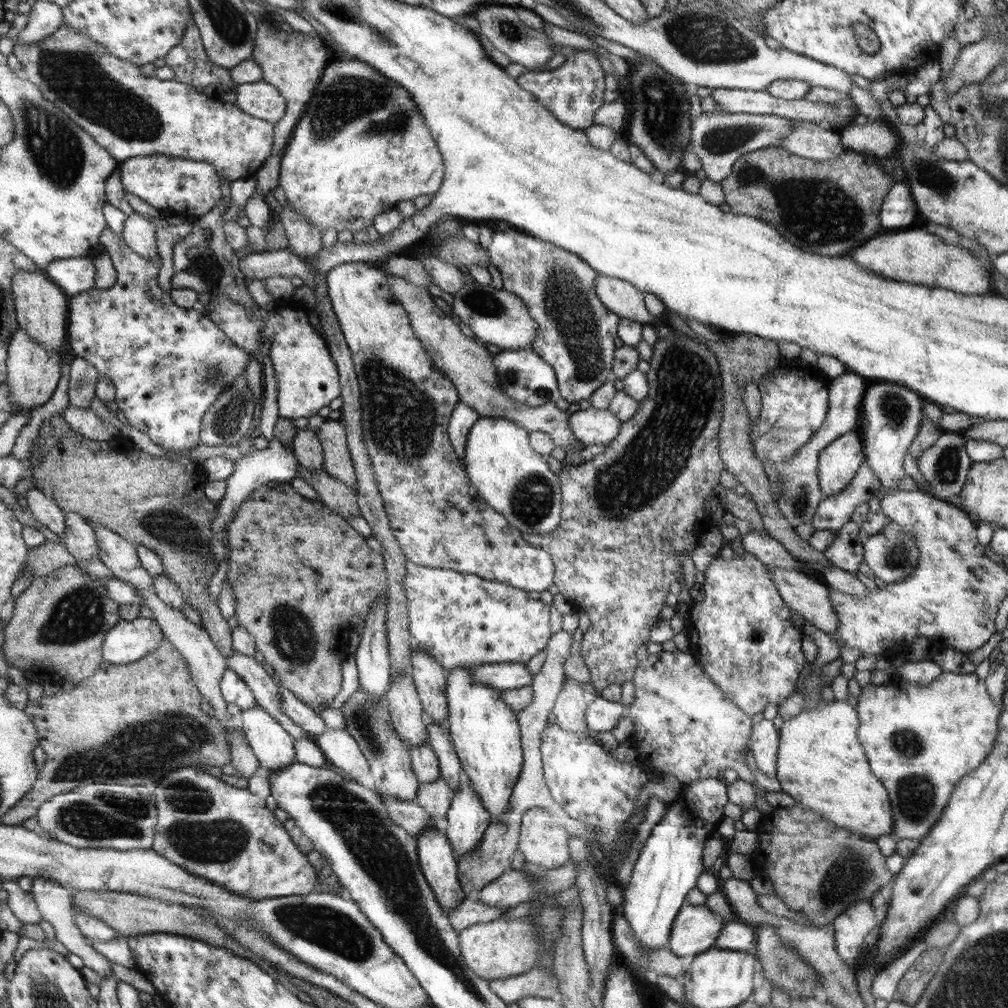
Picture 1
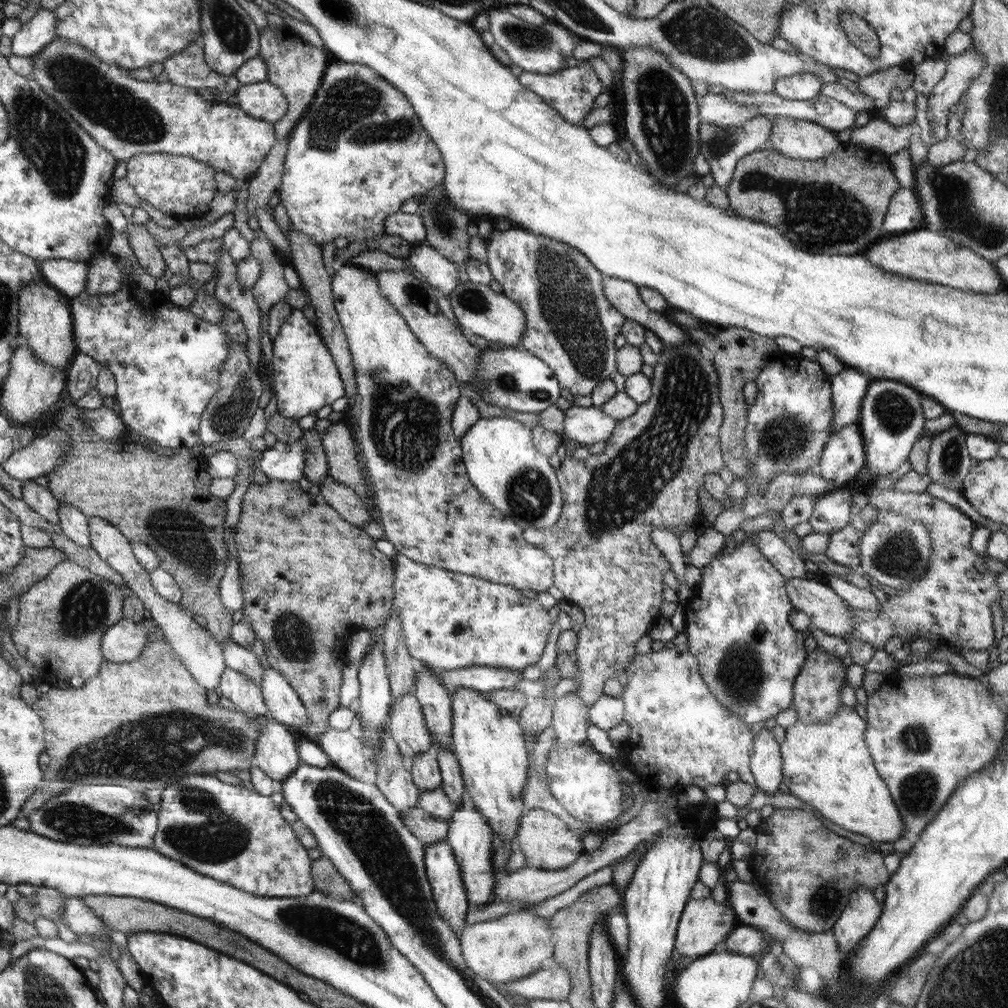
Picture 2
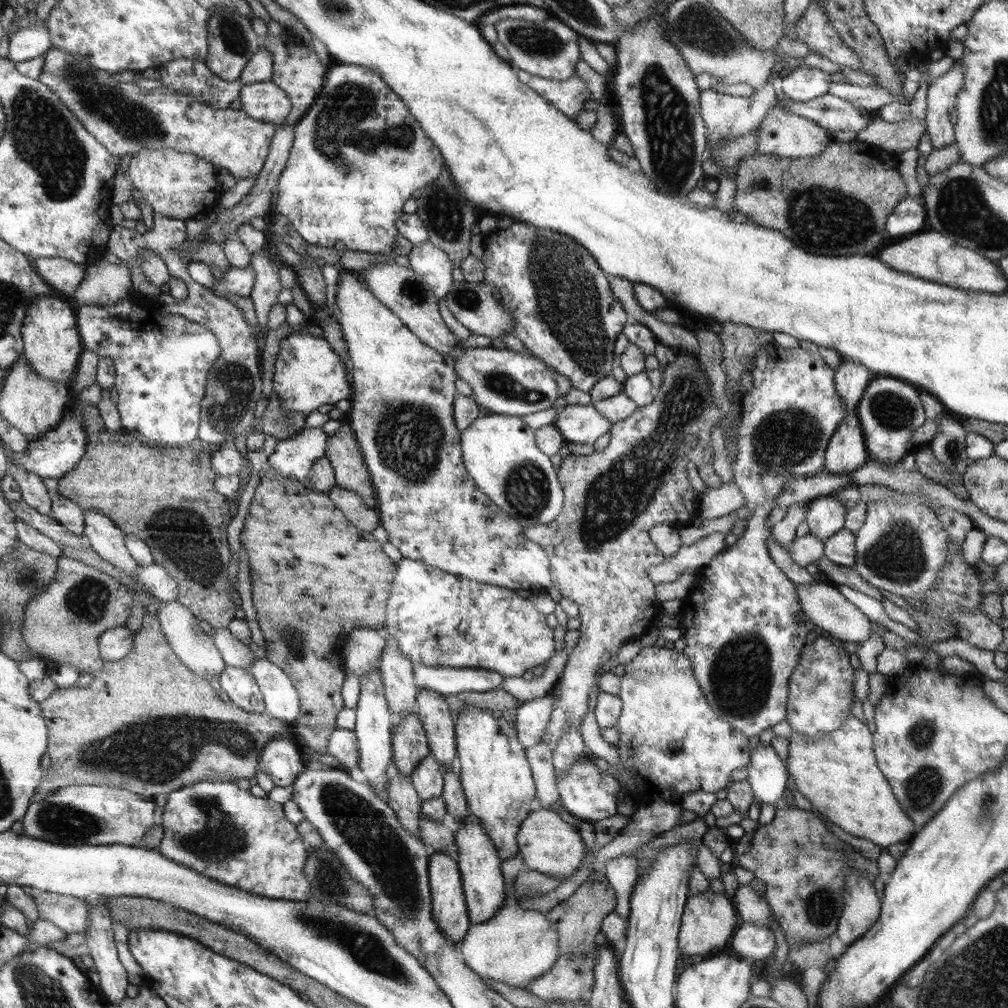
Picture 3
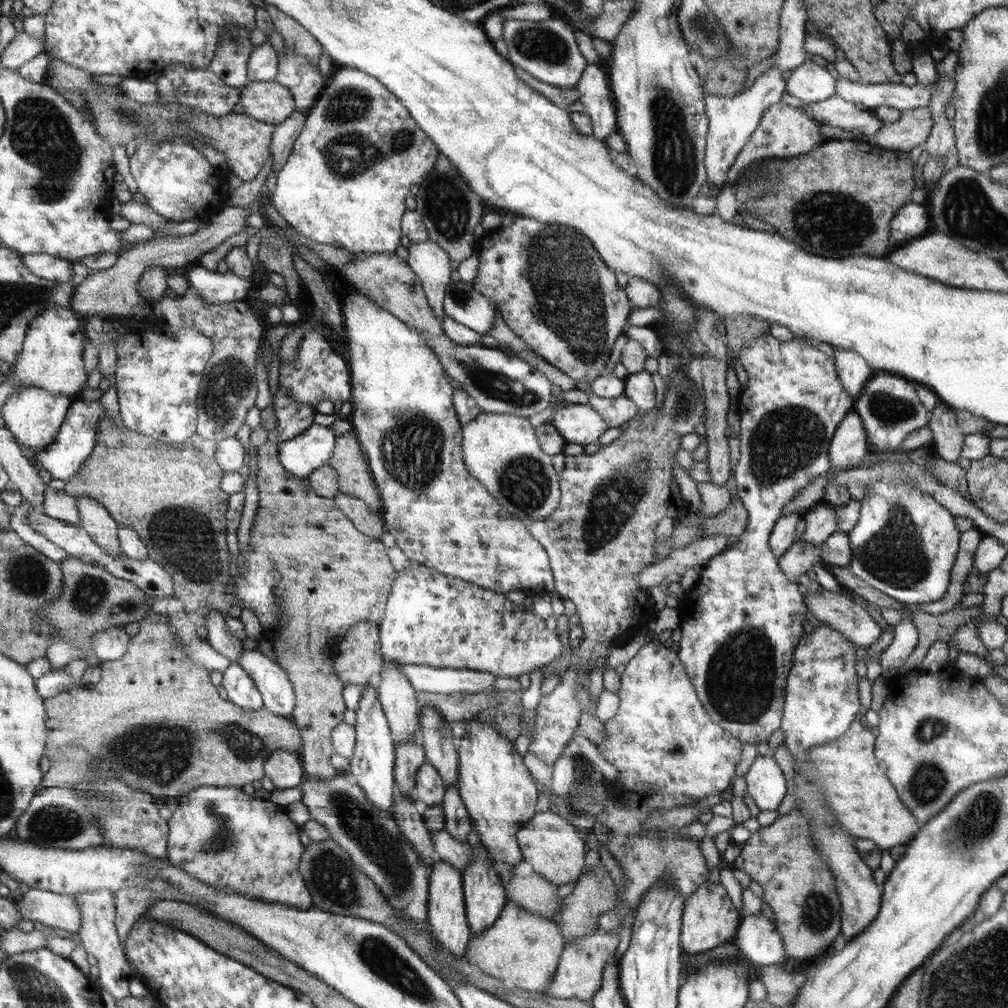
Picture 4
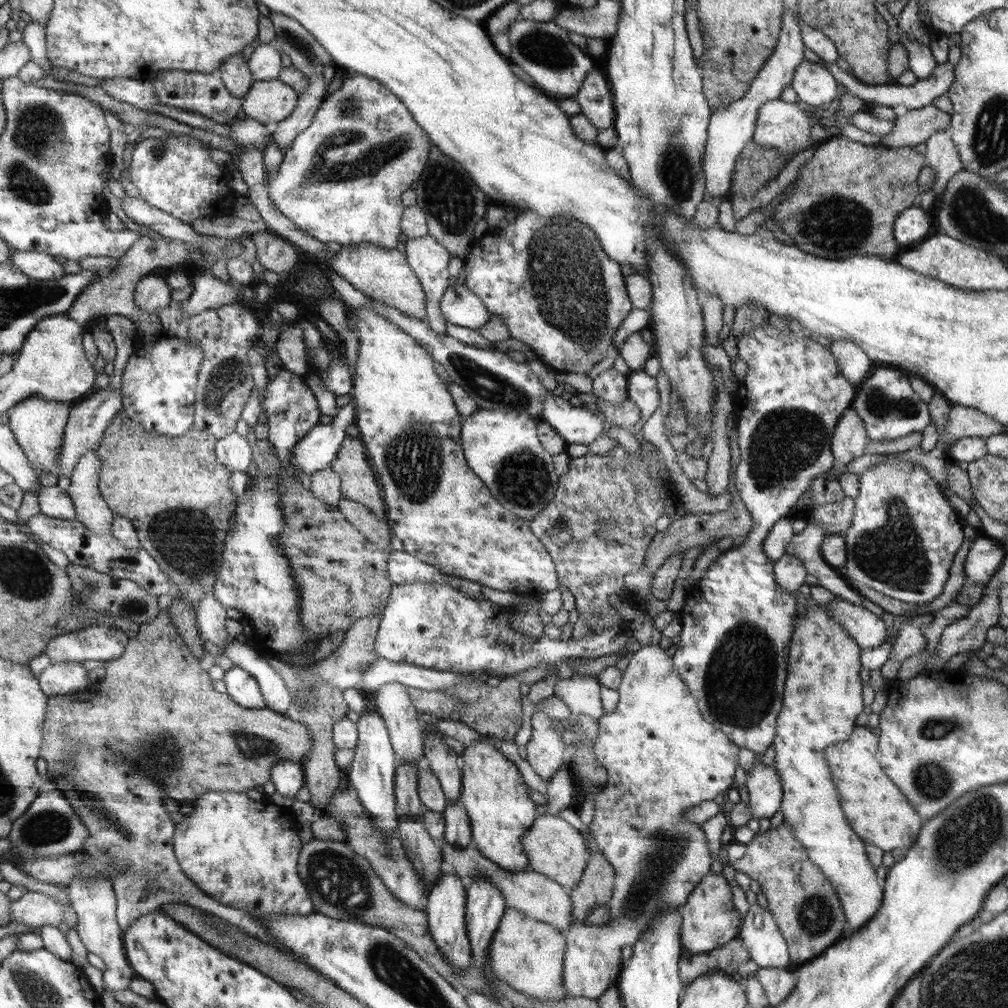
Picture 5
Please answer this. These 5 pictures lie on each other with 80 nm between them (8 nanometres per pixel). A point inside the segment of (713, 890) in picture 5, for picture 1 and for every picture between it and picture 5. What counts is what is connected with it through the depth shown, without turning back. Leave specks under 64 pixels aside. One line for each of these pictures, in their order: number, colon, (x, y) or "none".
1: (696, 929)
2: (705, 923)
3: (710, 919)
4: (710, 919)

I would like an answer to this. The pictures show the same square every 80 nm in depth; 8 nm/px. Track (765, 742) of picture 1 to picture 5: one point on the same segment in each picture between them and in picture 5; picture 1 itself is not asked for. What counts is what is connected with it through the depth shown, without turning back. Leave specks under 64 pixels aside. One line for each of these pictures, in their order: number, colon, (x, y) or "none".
2: (765, 758)
3: (767, 775)
4: (766, 783)
5: (763, 783)

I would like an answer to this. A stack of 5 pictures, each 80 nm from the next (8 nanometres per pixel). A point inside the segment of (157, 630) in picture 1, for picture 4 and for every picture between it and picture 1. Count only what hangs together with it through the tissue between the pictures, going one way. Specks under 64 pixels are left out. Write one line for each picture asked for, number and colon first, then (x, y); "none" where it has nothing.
2: (124, 641)
3: (116, 643)
4: (111, 644)

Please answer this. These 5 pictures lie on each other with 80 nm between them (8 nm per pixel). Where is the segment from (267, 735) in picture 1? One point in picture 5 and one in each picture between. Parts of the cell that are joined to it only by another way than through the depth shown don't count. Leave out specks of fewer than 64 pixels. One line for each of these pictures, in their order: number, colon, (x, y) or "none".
2: (276, 754)
3: (282, 760)
4: (284, 768)
5: (288, 777)

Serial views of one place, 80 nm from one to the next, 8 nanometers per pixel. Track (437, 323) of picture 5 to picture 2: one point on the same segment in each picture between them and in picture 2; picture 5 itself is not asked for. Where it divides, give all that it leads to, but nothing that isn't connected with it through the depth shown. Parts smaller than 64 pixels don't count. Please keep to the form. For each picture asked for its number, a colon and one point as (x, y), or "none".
2: (439, 272)
3: (435, 266)
4: (431, 262)

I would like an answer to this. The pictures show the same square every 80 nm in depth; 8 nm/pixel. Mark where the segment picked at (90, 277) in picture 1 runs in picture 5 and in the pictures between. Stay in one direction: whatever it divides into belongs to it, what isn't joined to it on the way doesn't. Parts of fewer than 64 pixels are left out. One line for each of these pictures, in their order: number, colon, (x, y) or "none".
2: (70, 277)
3: (66, 276)
4: (51, 268)
5: (41, 266)

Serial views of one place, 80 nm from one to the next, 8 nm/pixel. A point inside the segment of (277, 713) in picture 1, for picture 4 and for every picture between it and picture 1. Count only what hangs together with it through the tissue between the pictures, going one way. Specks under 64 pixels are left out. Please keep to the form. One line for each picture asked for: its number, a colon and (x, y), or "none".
2: (243, 660)
3: (234, 653)
4: (219, 636)

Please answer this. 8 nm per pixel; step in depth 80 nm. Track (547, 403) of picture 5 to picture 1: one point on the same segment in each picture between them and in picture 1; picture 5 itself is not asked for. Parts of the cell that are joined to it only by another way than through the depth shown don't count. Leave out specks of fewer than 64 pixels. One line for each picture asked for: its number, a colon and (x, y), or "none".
1: (592, 426)
2: (587, 426)
3: (583, 424)
4: (578, 423)

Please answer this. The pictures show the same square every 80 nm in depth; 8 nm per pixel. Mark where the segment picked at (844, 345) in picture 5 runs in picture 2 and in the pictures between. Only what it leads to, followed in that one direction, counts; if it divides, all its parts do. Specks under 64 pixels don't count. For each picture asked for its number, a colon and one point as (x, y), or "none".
2: (849, 387)
3: (851, 379)
4: (853, 372)

